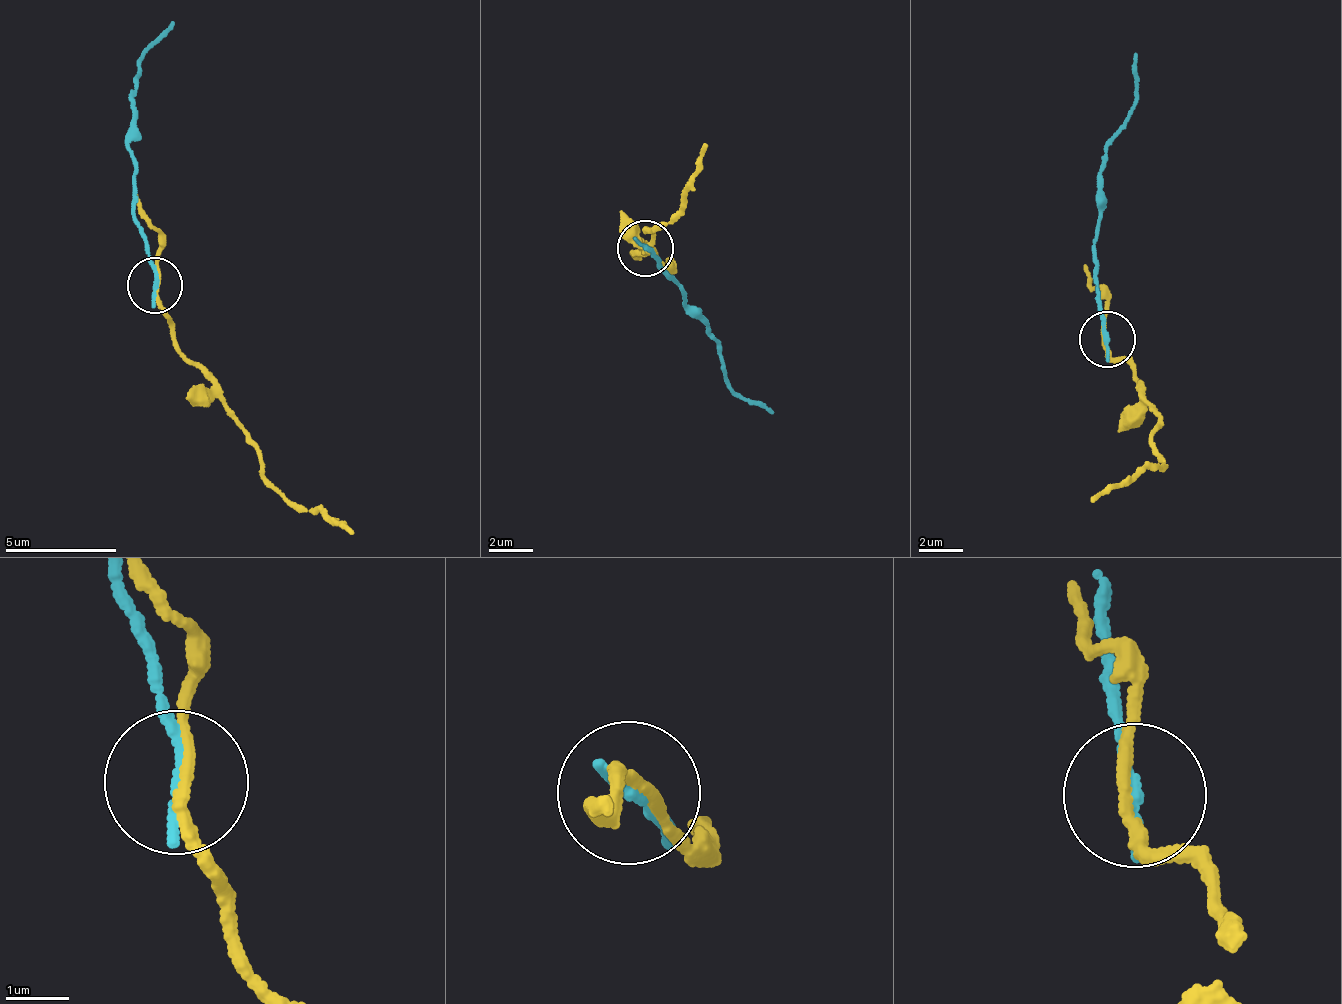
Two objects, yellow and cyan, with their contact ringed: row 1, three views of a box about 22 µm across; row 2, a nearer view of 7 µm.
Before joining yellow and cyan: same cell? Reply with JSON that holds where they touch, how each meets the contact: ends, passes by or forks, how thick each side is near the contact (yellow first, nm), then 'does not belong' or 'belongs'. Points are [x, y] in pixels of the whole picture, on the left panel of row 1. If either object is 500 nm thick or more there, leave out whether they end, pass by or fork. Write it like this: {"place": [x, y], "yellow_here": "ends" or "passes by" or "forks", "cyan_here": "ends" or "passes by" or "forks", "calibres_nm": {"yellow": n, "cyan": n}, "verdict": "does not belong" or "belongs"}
{"place": [154, 285], "yellow_here": "passes by", "cyan_here": "ends", "calibres_nm": {"yellow": 170, "cyan": 200}, "verdict": "does not belong"}

